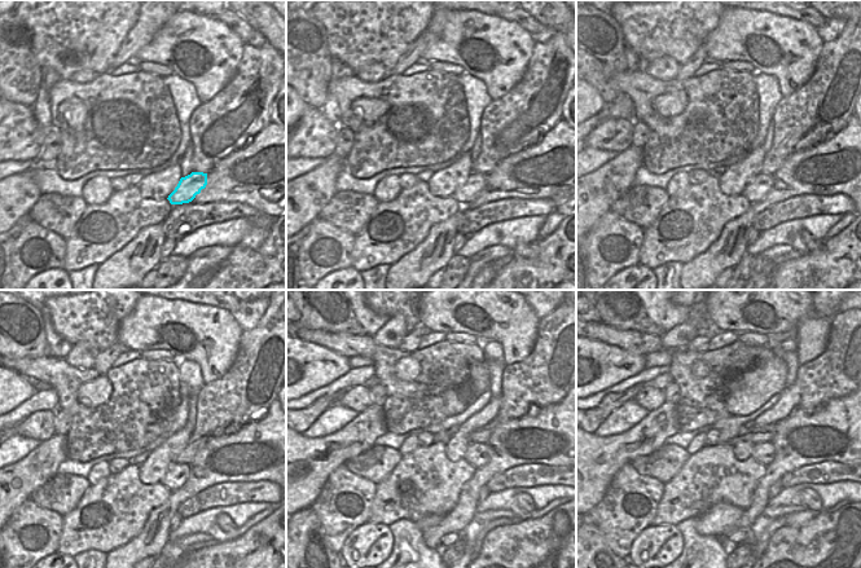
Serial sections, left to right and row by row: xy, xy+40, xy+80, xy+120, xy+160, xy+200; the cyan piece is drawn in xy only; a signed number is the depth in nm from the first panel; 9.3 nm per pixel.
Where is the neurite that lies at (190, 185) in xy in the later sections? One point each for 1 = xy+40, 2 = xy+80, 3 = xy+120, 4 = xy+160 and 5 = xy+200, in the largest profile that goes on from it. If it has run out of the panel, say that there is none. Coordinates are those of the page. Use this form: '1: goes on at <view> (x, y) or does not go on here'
1: goes on at xy+40 (465, 194)
2: goes on at xy+80 (759, 186)
3: goes on at xy+120 (178, 474)
4: goes on at xy+160 (477, 454)
5: goes on at xy+200 (763, 452)

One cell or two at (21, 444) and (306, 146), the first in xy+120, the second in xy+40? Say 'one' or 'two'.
two

